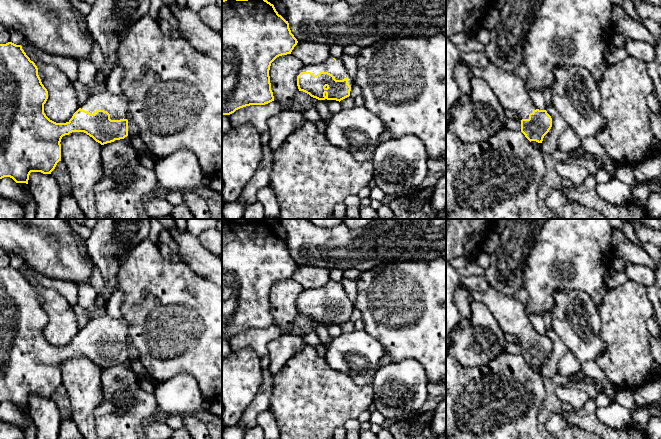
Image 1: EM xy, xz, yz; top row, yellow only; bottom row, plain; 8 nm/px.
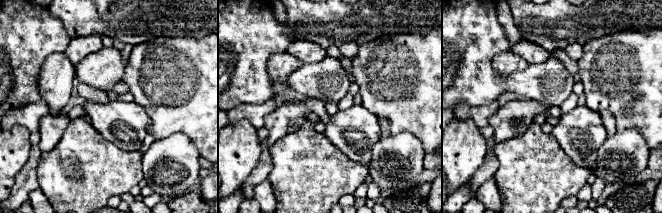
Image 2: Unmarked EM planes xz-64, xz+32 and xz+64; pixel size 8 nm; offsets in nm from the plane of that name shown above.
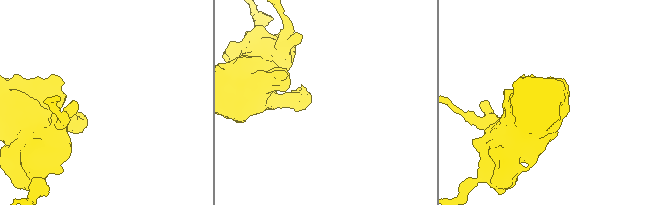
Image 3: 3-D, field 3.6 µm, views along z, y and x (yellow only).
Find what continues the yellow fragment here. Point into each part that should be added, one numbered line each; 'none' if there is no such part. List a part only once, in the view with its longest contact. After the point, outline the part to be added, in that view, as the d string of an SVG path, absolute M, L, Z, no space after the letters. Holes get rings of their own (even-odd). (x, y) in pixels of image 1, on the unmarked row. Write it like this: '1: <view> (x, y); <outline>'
1: xz (337, 292); M331 279L324 286L305 289L302 296L311 296L315 300L320 296L328 296L332 298L336 304L343 304L346 302L351 312L355 308L353 302L349 299L342 282L333 281Z

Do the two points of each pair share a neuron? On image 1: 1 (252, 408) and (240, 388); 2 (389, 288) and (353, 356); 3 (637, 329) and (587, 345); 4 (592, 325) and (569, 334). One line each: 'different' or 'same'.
1: different
2: different
3: different
4: same

